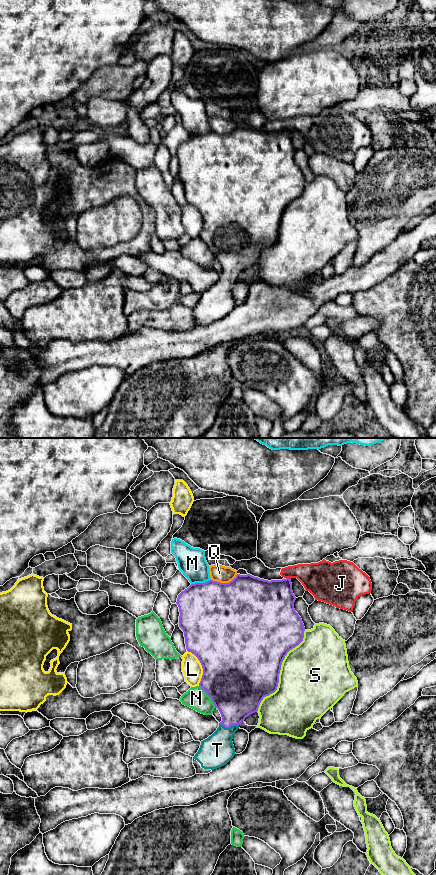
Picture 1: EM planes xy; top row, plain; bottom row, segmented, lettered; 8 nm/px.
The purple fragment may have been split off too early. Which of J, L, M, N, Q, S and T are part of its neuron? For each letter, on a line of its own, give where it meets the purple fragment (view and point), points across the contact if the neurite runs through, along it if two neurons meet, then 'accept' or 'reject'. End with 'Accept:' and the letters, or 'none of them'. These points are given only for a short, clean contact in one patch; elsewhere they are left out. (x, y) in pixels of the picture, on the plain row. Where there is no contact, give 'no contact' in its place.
J: contact xy (288, 130); border xy (286, 129), (290, 131); reject
L: contact xy (202, 219); reject
M: contact xy (200, 135); reject
N: contact xy (208, 247); reject
Q: contact xy (224, 135); reject
S: contact xy (279, 224); reject
T: contact xy (229, 279); way xy (236, 249), (229, 279), (224, 285), (217, 302); accept
Accept: T

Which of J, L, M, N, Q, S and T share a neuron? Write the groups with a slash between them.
J / L / M / N / Q / S / T

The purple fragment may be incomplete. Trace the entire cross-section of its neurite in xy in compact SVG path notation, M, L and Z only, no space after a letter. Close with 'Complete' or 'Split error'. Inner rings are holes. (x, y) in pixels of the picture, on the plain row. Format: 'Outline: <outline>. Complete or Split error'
Outline: M237 126L229 135L209 132L191 136L178 147L176 156L180 164L179 179L184 184L186 201L198 210L203 220L199 238L211 250L222 269L217 282L201 293L200 300L193 309L196 326L208 326L226 317L234 309L236 305L232 291L239 276L258 263L264 249L277 242L285 208L304 190L305 179L294 161L295 152L291 131L268 133L250 126Z. Split error

